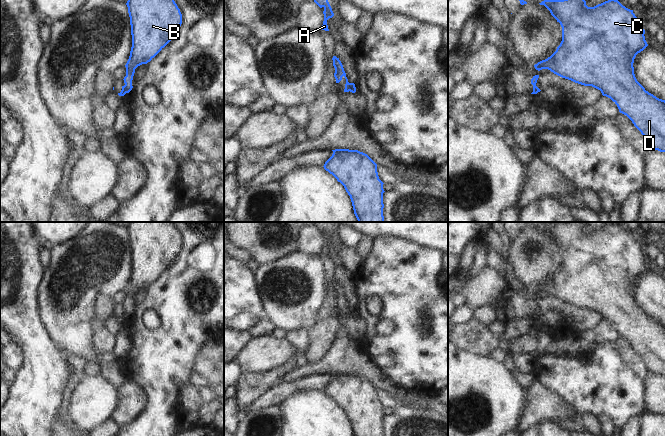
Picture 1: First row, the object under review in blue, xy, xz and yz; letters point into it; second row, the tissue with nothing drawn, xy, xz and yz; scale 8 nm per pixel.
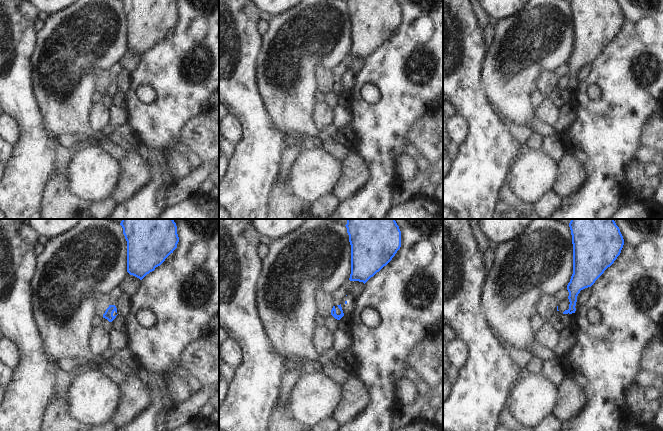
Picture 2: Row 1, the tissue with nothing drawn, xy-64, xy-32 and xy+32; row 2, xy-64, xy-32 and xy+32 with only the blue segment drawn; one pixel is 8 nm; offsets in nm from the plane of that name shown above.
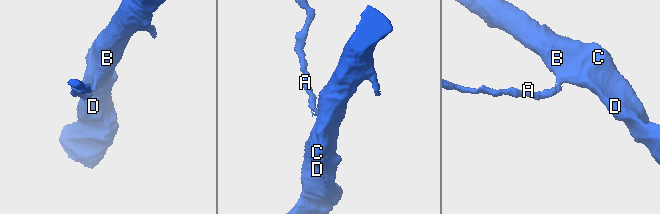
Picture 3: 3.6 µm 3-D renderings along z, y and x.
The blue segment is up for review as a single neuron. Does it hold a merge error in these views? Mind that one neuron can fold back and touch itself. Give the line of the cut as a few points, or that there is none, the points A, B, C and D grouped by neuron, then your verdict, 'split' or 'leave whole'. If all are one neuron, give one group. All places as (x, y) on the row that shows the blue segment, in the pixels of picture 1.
xy (124, 85), (126, 92) | A / B C D | split

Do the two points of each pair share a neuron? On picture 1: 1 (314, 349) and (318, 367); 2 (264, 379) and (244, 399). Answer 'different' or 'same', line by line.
1: different
2: same

